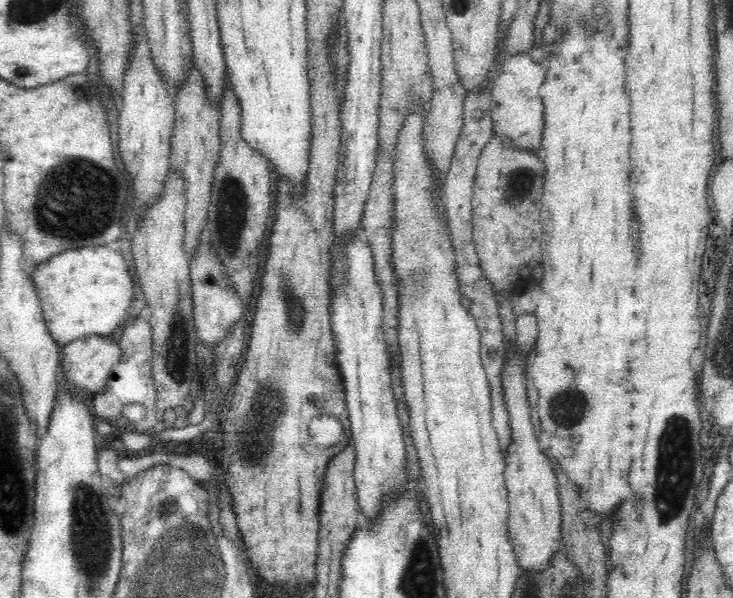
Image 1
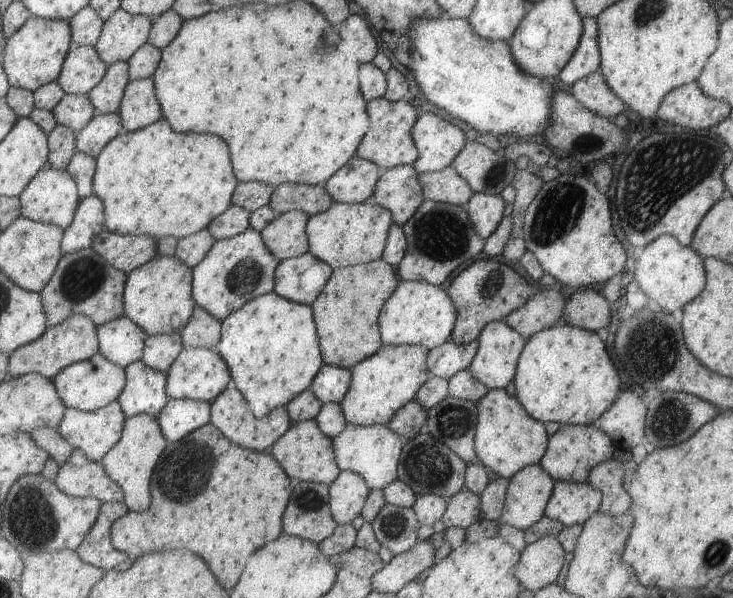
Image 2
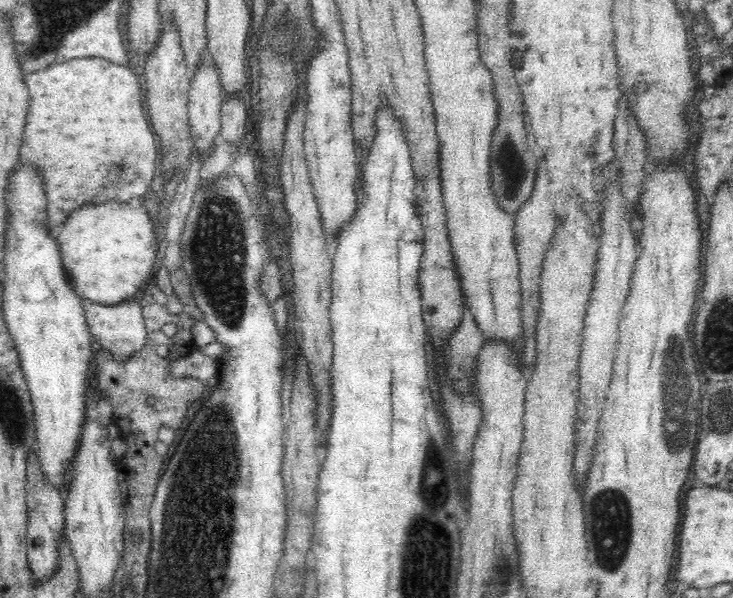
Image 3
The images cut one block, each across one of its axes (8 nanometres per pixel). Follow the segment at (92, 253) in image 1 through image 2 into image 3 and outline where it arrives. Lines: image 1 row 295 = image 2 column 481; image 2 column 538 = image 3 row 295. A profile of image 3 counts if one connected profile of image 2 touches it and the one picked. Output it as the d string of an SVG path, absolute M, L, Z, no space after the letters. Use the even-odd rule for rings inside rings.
M104 202L74 208L62 224L55 238L60 246L60 255L67 278L83 302L92 301L115 306L122 300L133 299L143 283L147 283L150 272L159 254L159 240L154 221L144 206L132 208L128 202Z

